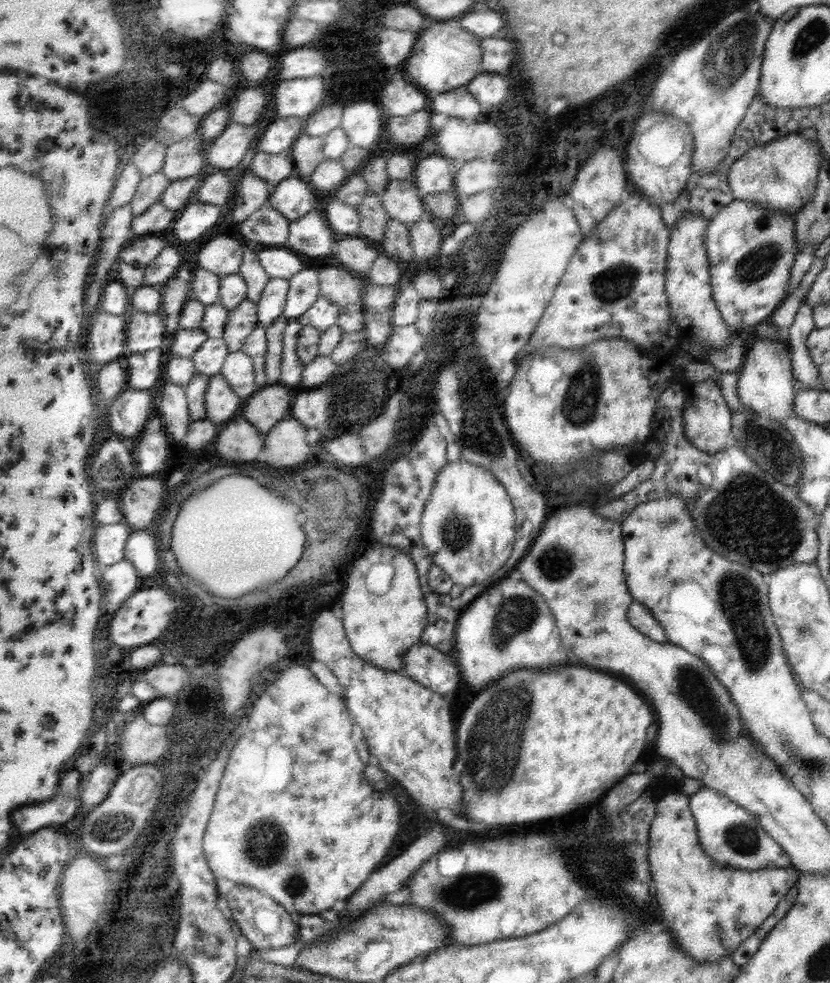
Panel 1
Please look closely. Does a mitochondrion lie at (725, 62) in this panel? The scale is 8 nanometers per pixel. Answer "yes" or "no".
yes

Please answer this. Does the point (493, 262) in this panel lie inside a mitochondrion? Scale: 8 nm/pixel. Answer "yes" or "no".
no

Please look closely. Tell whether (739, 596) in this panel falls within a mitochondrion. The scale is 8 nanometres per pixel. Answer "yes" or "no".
yes

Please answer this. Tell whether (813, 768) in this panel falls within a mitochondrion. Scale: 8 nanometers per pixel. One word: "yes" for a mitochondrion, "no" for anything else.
yes

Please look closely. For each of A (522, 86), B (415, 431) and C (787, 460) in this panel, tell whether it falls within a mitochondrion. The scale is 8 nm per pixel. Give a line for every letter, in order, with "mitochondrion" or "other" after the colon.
A: other
B: other
C: mitochondrion

